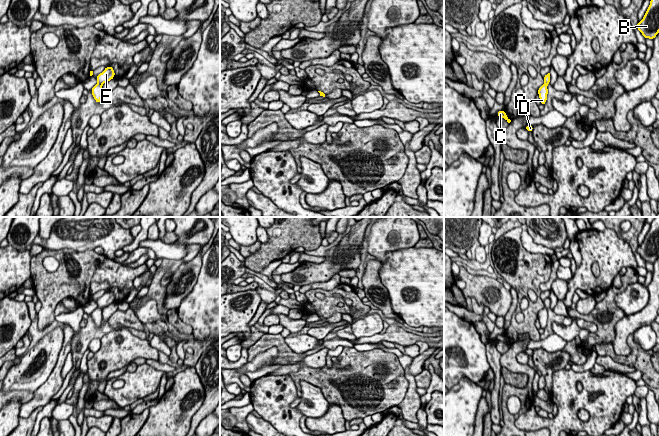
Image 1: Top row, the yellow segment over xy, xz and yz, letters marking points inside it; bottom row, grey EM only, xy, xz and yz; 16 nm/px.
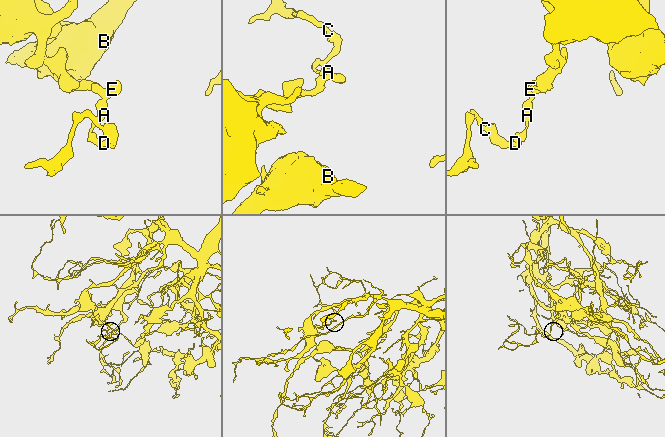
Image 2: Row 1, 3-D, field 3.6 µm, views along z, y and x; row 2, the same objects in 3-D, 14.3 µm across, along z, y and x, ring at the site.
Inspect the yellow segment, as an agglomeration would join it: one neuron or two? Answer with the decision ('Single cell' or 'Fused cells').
Fused cells

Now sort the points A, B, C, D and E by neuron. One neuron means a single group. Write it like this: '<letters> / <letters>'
A C D / B E

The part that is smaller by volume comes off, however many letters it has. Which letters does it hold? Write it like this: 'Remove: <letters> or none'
Remove: A, C, D

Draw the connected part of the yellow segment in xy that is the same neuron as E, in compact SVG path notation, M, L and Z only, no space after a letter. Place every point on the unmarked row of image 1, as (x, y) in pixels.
M106 291L102 297L97 299L96 303L98 305L98 308L103 309L104 307L112 304L115 300L115 296L113 291Z

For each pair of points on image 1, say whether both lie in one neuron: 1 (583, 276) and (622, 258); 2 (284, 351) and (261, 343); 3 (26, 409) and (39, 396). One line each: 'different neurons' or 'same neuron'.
1: same neuron
2: same neuron
3: same neuron

